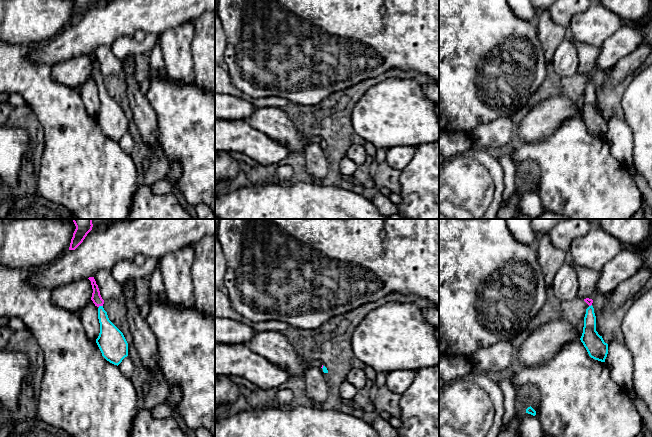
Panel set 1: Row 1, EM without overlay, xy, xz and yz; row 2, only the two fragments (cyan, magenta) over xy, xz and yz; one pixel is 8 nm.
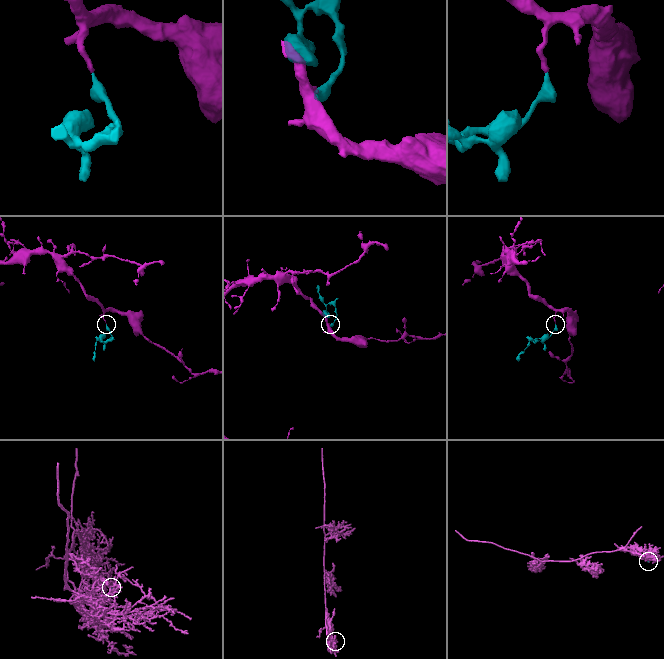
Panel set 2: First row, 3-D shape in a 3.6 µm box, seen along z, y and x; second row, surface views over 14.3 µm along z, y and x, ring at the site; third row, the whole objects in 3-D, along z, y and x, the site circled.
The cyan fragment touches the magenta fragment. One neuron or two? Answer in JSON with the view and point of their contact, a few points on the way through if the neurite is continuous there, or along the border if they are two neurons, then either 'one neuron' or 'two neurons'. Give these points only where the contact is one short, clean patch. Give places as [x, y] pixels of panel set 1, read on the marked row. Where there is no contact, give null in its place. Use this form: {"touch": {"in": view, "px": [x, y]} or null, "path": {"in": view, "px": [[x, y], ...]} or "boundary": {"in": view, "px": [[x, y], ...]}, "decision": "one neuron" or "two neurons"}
{"touch": {"in": "xy", "px": [100, 306]}, "path": {"in": "xy", "px": [[110, 335], [100, 306], [96, 297]]}, "decision": "one neuron"}

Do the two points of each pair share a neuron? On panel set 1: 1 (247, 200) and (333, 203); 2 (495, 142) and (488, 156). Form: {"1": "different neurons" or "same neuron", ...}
{"1": "same neuron", "2": "different neurons"}

